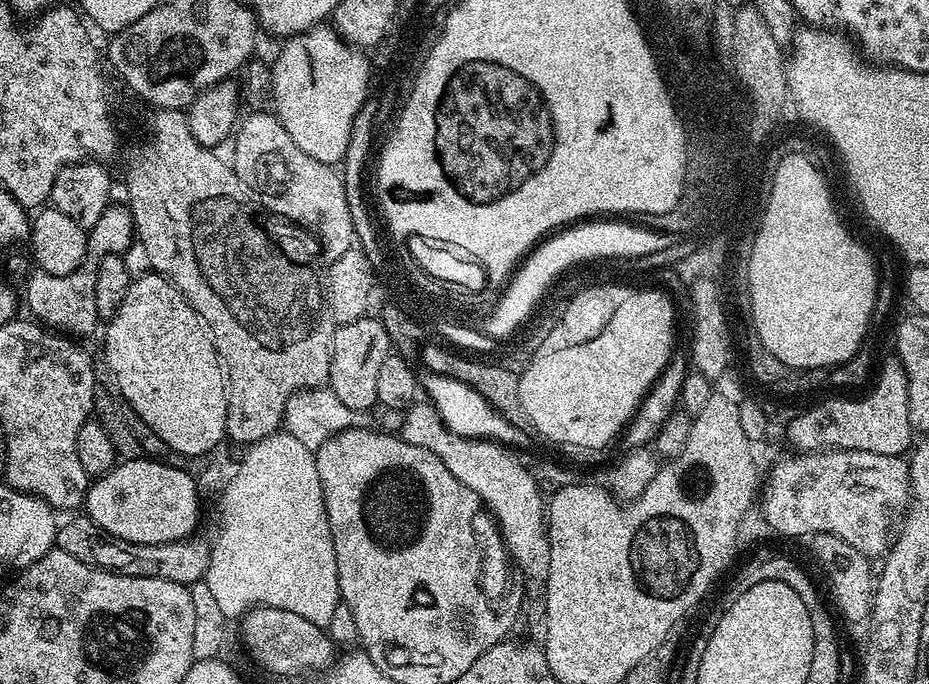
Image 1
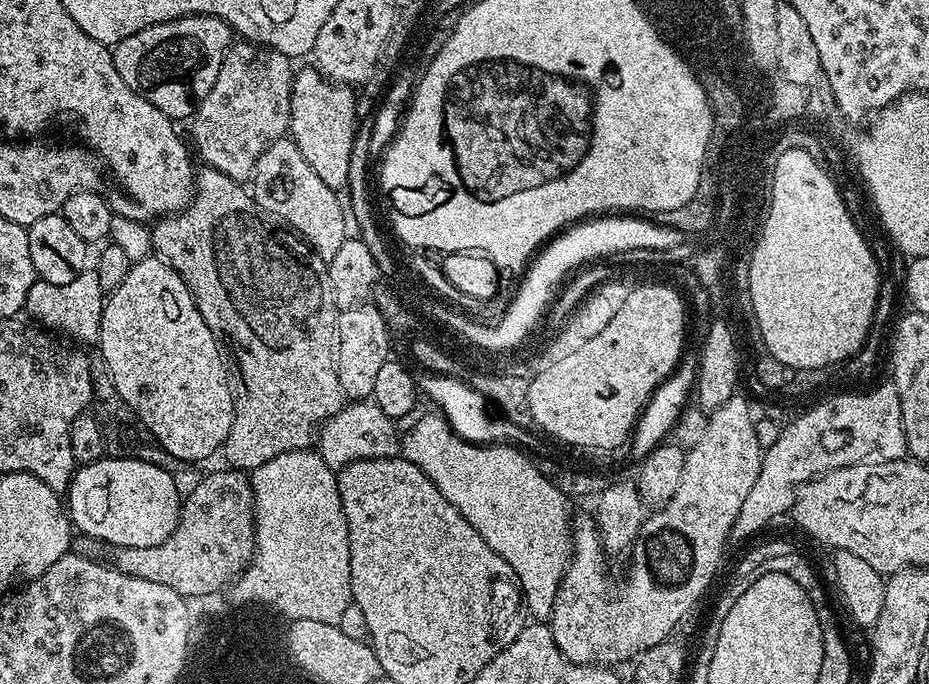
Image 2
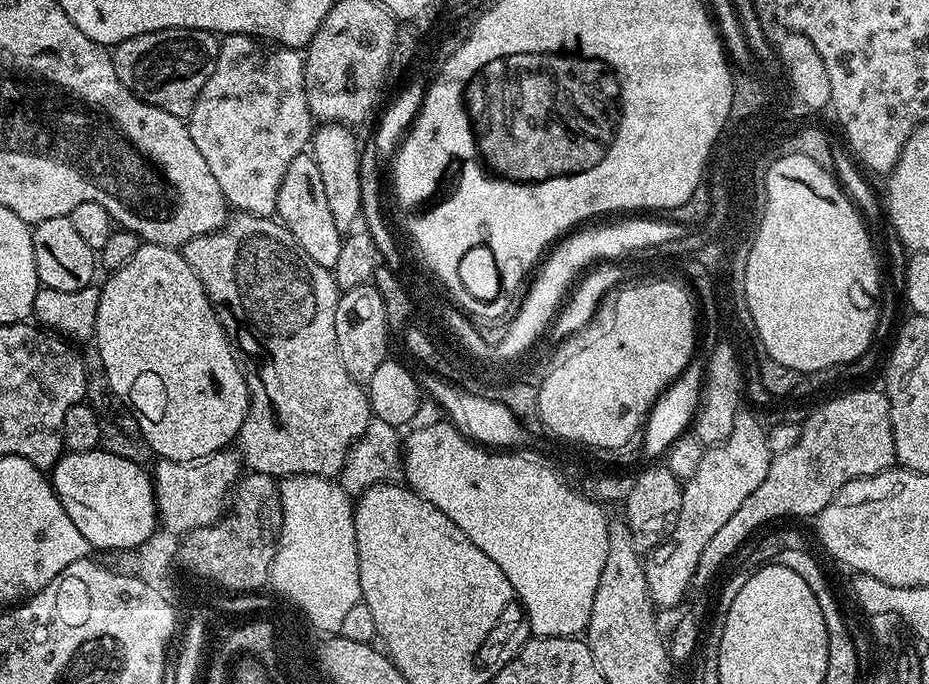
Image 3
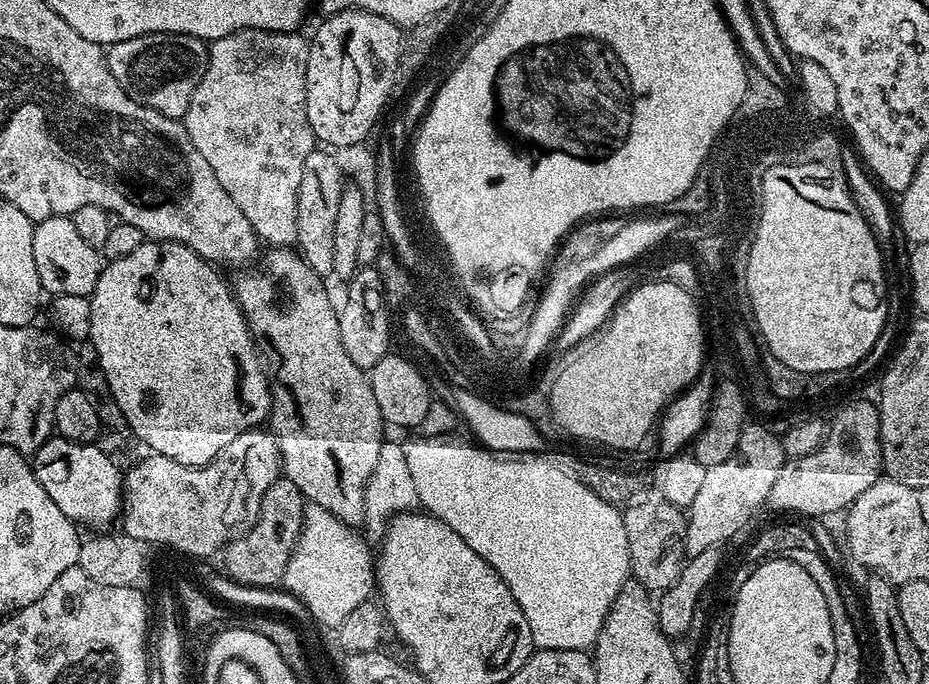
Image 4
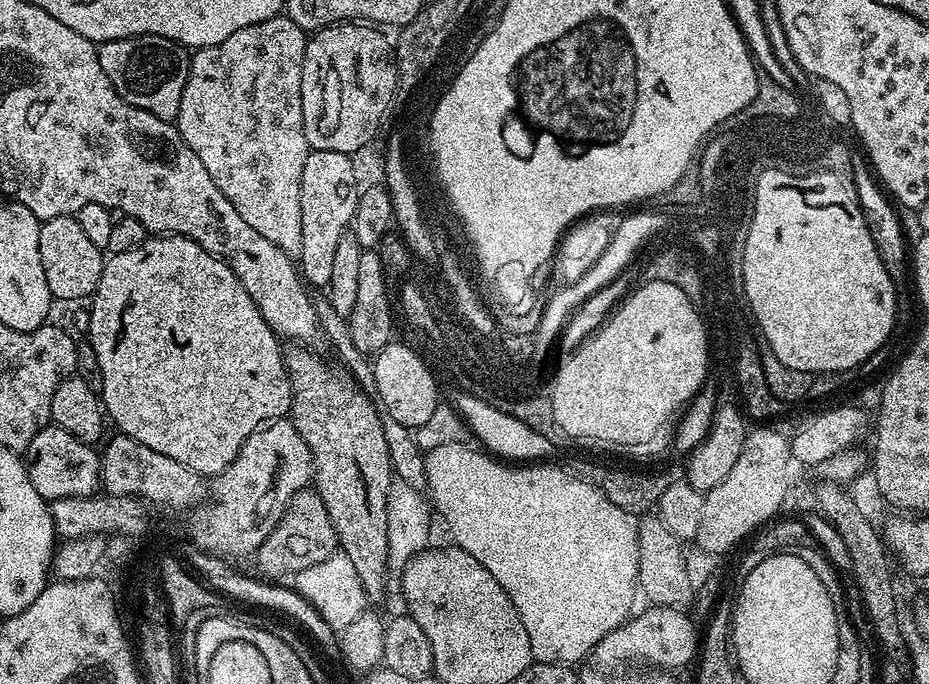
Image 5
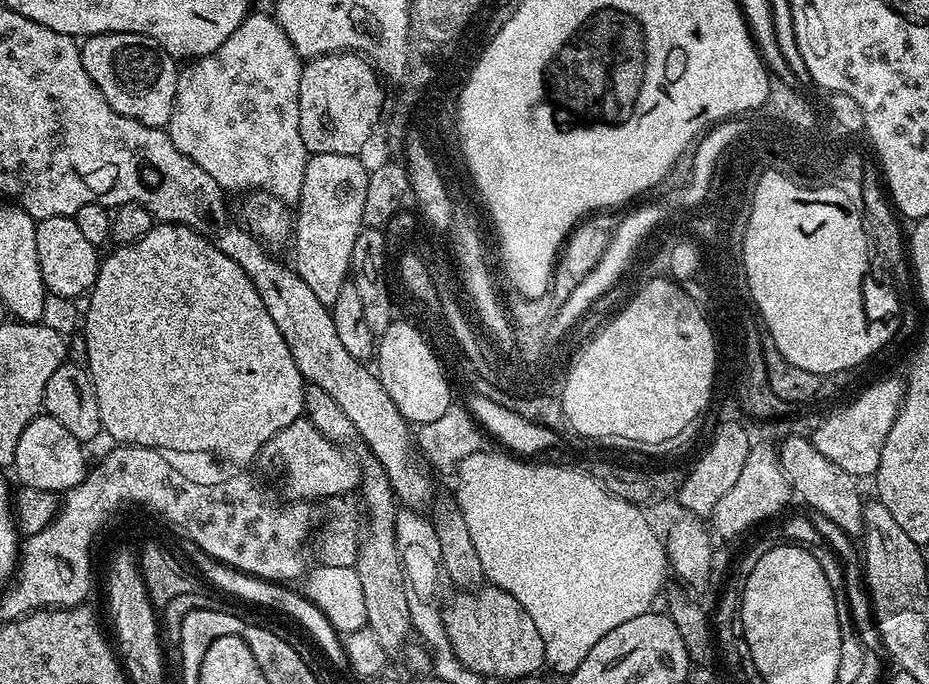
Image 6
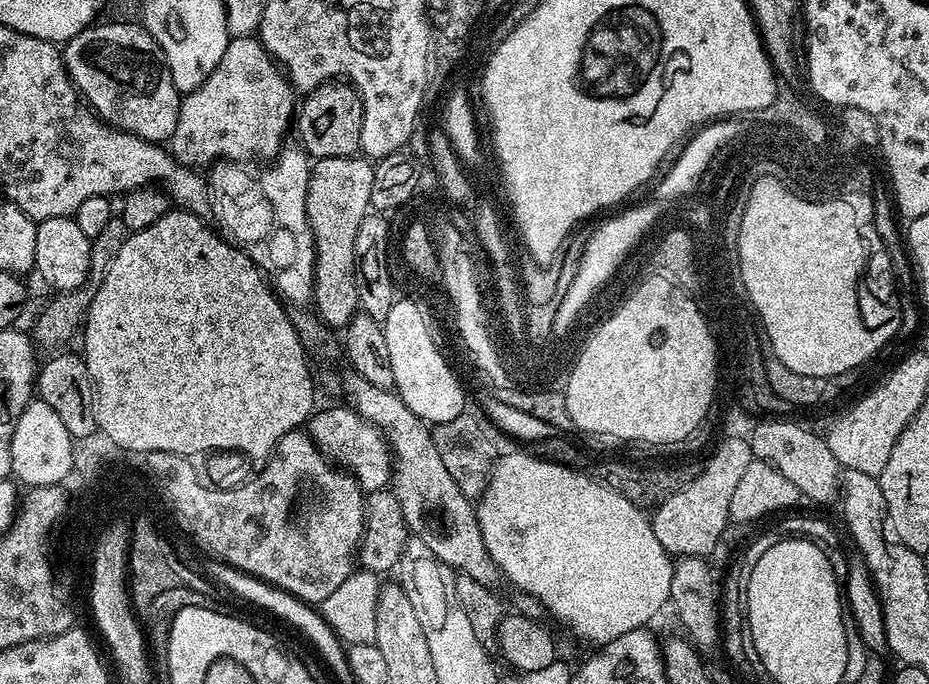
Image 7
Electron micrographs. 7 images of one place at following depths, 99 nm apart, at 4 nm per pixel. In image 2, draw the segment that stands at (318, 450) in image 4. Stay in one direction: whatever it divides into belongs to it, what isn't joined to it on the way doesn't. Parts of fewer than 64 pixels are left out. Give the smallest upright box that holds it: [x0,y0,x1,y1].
[151,166,346,470]

